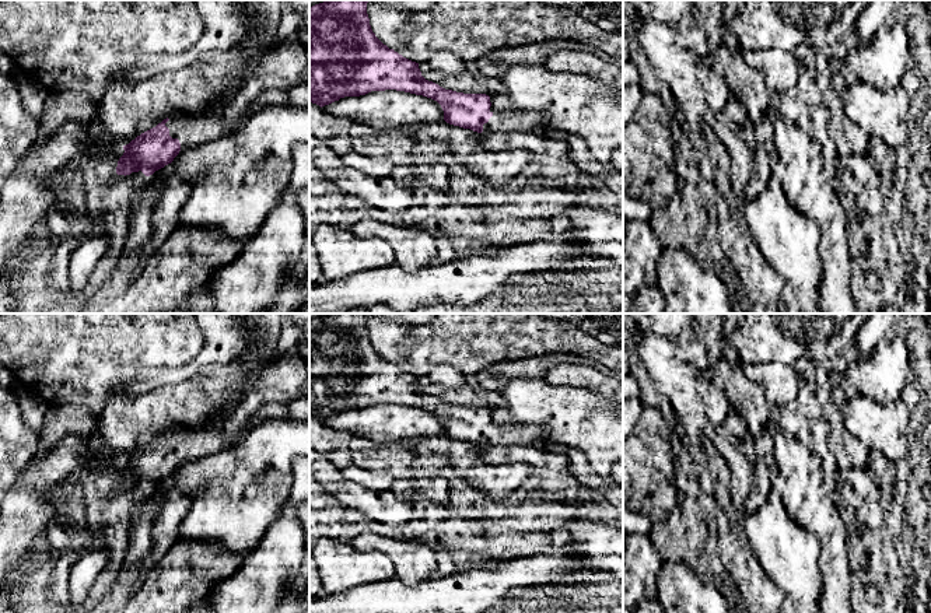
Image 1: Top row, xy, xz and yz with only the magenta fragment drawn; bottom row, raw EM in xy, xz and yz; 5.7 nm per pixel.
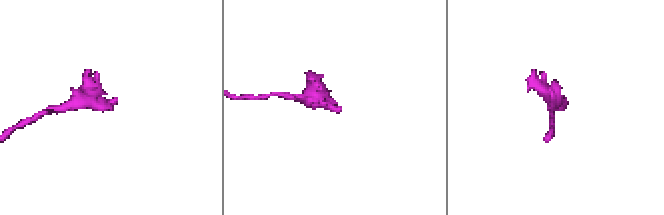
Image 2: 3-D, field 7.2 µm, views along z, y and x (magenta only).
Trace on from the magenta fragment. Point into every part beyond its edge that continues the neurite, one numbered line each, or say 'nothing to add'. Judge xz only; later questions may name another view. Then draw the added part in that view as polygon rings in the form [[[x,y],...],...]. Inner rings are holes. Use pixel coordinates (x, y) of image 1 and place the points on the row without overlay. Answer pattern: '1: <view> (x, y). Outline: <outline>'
1: xz (513, 434). Outline: [[[490,420],[493,430],[483,438],[486,446],[515,446],[536,445],[545,435],[545,428],[539,425],[508,424],[498,425]]]

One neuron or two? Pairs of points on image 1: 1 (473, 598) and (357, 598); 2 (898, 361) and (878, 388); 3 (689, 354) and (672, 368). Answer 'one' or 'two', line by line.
1: one
2: one
3: two

